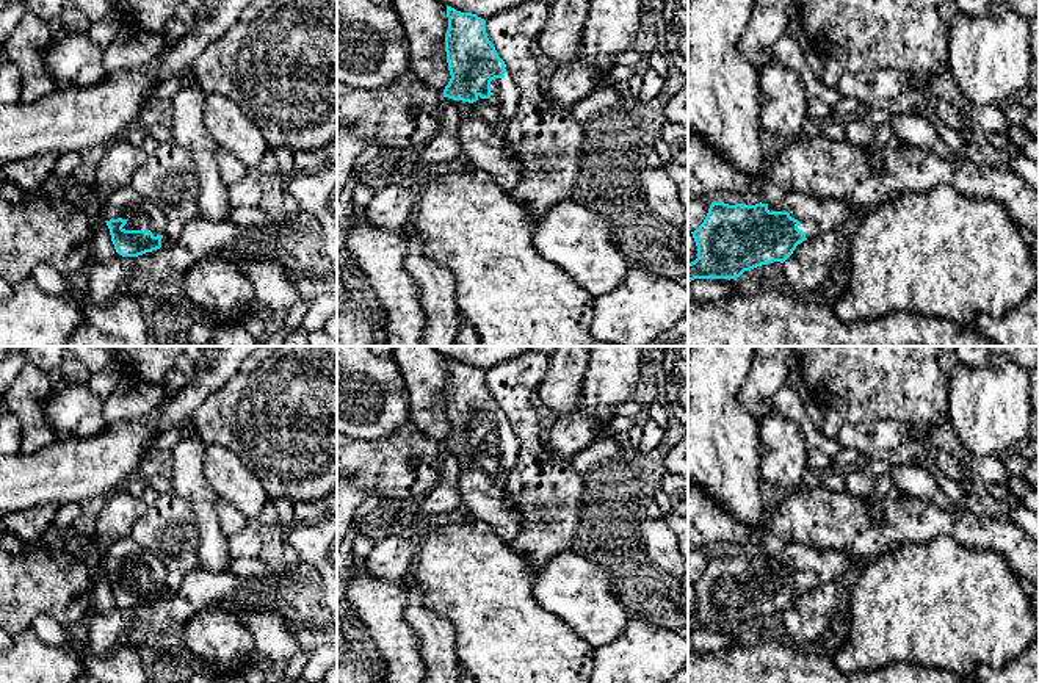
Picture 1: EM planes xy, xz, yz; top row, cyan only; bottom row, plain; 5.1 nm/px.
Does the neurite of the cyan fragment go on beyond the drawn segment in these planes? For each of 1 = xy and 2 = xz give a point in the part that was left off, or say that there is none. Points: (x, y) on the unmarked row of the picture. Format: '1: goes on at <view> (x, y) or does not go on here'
1: goes on at xy (141, 566)
2: goes on at xz (483, 475)

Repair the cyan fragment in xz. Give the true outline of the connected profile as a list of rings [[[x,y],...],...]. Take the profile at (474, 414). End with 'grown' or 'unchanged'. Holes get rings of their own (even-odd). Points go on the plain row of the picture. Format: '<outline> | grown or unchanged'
[[[447,357],[447,368],[445,403],[451,429],[443,440],[443,451],[454,454],[459,464],[462,504],[470,520],[491,525],[501,540],[514,550],[522,522],[505,500],[503,490],[509,470],[517,461],[519,439],[487,388],[484,370],[472,363],[456,362],[451,357]]] | grown

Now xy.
[[[132,536],[114,542],[96,561],[107,573],[119,606],[138,608],[161,598],[168,569],[158,556],[136,544]]] | grown

